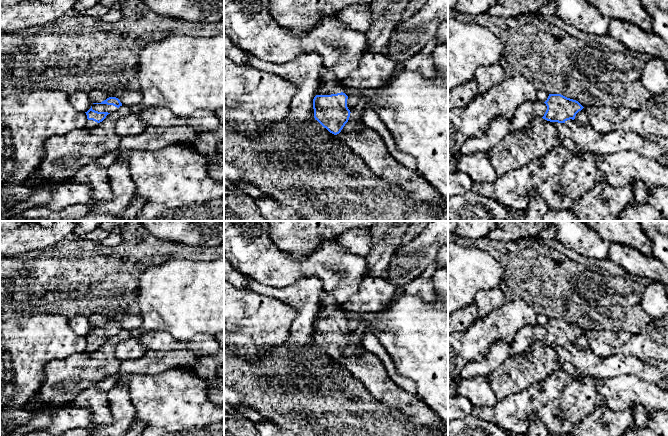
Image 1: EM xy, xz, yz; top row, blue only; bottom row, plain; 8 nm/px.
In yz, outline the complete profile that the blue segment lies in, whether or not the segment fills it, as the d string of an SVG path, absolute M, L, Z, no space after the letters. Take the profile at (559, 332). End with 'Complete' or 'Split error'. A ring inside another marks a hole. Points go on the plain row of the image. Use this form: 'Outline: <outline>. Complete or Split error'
Outline: M549 318L545 326L524 326L519 329L510 347L510 356L526 353L533 341L542 341L550 346L565 347L574 344L576 338L584 331L576 324L561 318Z. Split error

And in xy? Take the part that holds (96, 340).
Outline: M109 321L101 327L93 327L91 332L85 336L88 343L85 353L91 354L97 351L108 338L114 336L120 330L122 330L122 327L116 321Z. Split error

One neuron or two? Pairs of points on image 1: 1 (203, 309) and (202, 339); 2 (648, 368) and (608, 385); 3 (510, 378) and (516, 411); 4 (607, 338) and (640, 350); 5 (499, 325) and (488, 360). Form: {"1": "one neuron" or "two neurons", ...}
{"1": "two neurons", "2": "two neurons", "3": "two neurons", "4": "one neuron", "5": "two neurons"}

